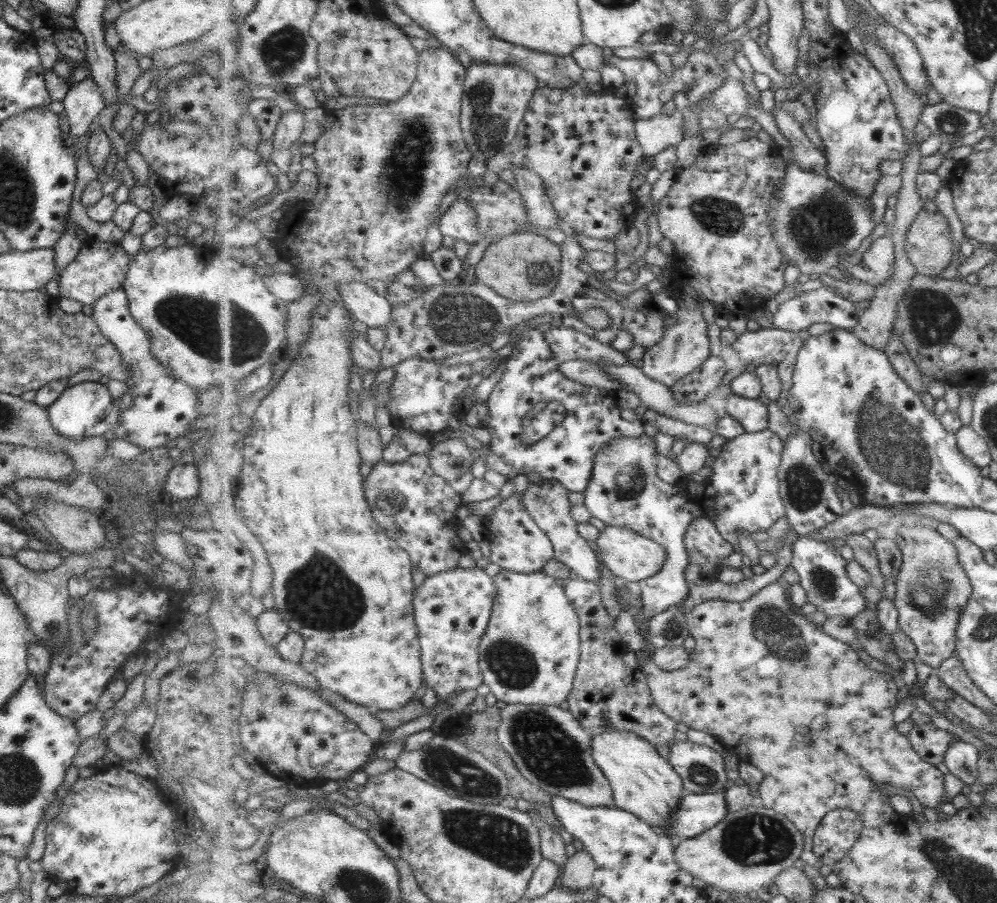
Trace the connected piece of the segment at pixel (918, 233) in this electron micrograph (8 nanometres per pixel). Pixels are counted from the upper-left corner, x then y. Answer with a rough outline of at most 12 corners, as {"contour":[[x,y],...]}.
{"contour":[[923,209],[907,233],[918,274],[951,265],[947,218]]}

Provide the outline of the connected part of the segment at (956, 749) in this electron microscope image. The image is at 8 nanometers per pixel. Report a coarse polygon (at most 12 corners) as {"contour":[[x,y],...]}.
{"contour":[[957,738],[943,768],[967,785],[979,781],[981,752]]}

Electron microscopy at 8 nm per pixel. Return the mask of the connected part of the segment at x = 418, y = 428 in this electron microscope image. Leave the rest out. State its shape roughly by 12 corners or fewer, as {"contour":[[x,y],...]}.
{"contour":[[421,357],[393,368],[385,405],[396,429],[434,436],[473,368]]}

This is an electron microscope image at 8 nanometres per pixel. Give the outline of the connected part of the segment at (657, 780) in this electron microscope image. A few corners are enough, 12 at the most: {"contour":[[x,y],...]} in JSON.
{"contour":[[631,730],[593,737],[616,807],[658,832],[684,782]]}

